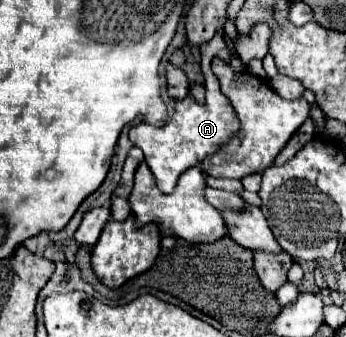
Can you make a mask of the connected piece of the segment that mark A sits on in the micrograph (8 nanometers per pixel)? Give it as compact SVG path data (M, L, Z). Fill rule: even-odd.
M217 32L215 36L200 47L201 71L205 84L205 104L195 102L193 96L187 96L177 102L173 118L163 124L163 126L149 126L149 124L139 124L129 130L129 140L139 146L145 154L145 162L151 168L157 186L161 192L171 194L177 186L179 176L193 166L199 166L207 156L215 154L221 146L225 146L231 138L235 138L235 132L239 132L239 122L235 118L233 108L229 106L227 98L219 90L219 80L215 78L211 70L210 61L214 57L219 57L225 61L231 60L230 51L223 40L223 34Z

